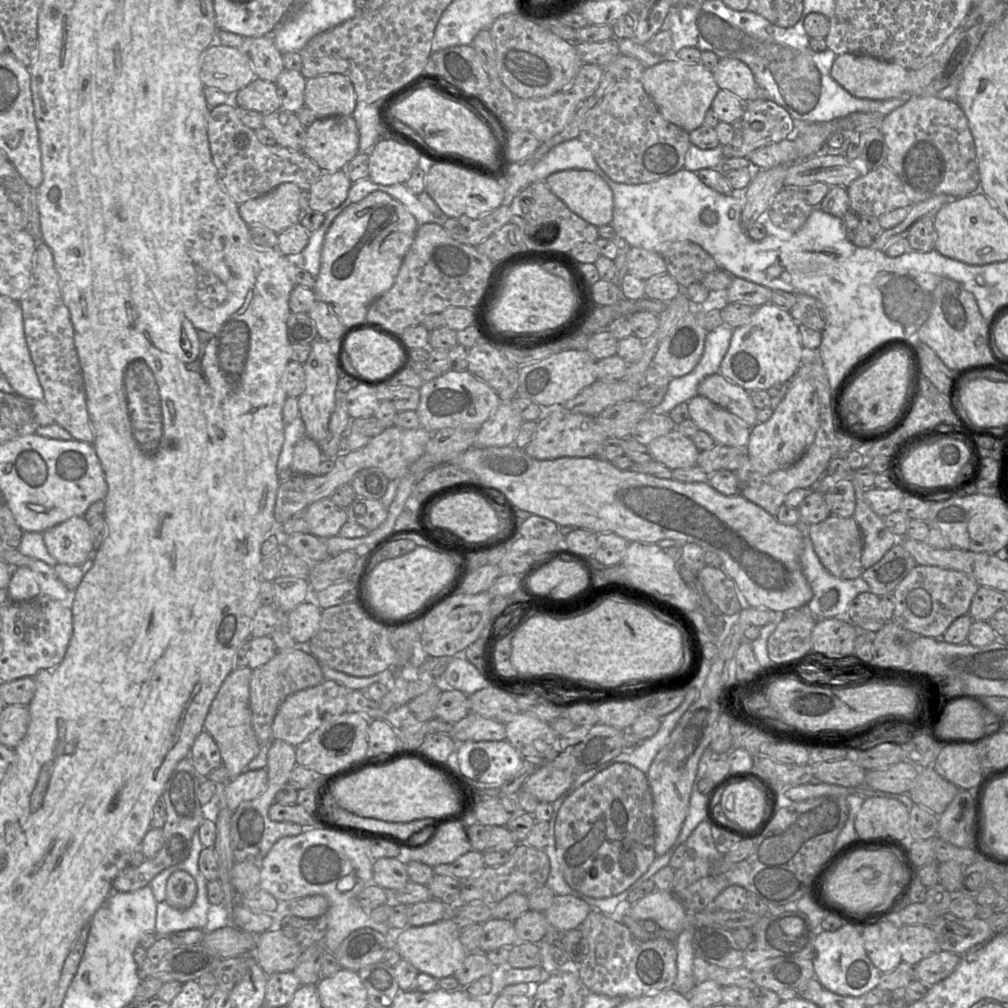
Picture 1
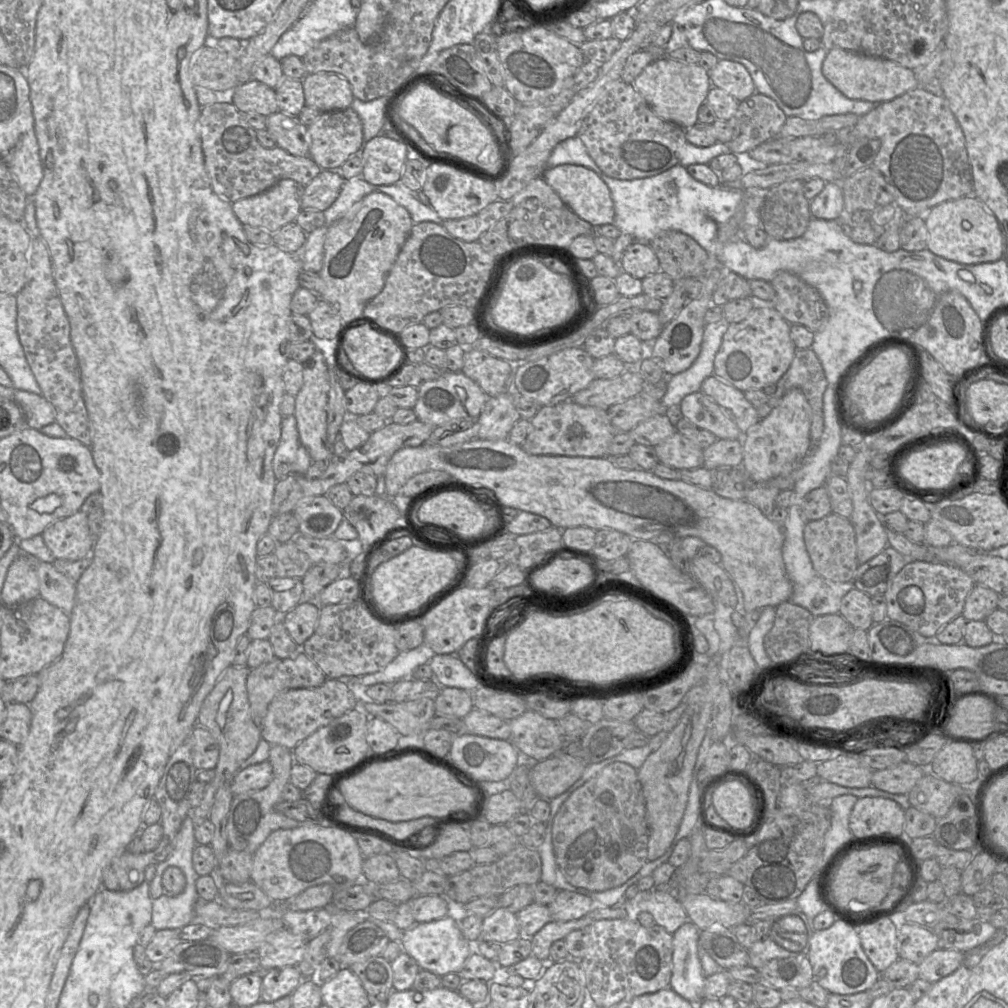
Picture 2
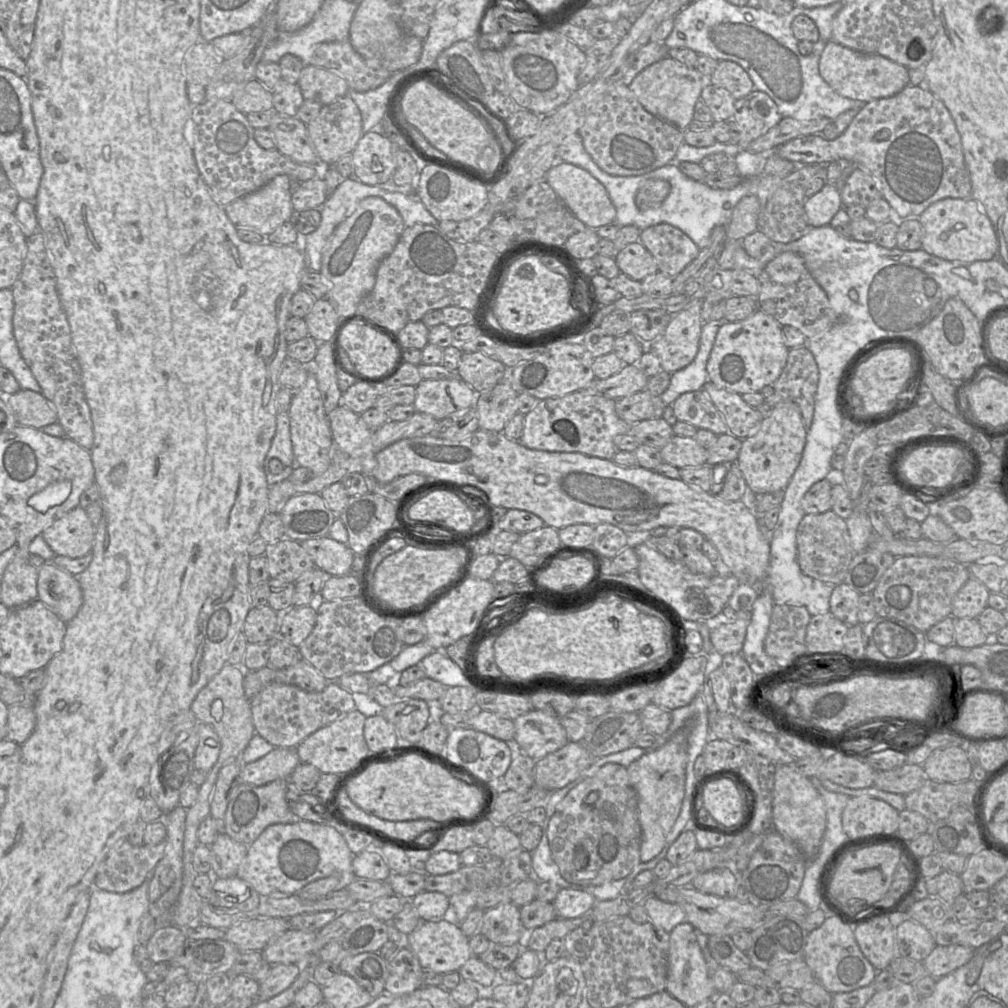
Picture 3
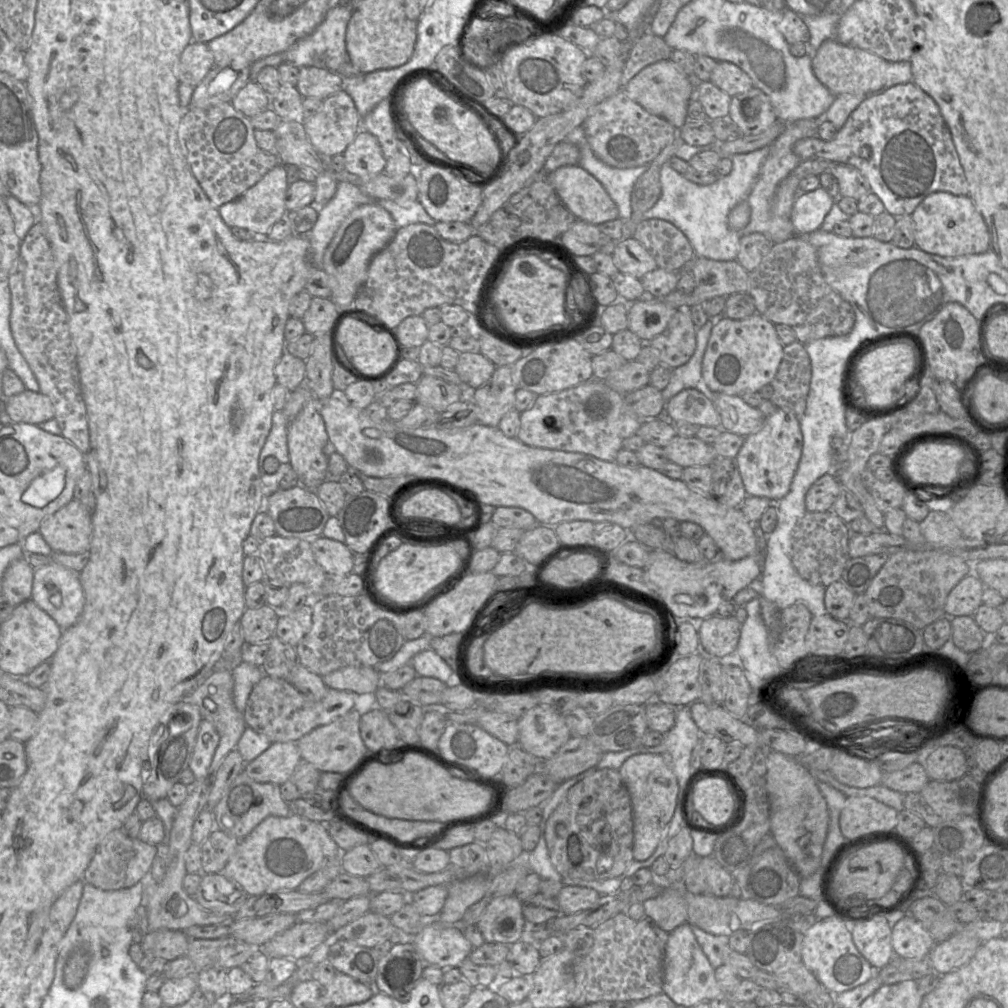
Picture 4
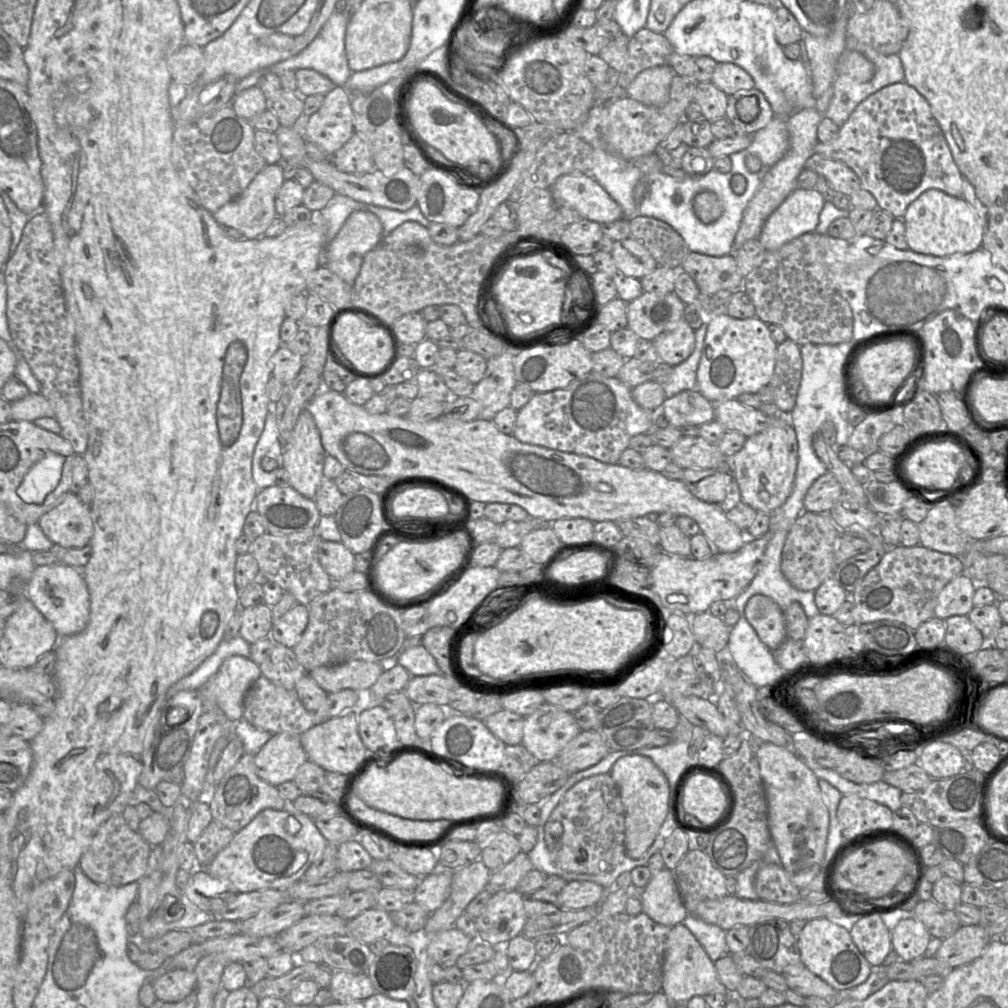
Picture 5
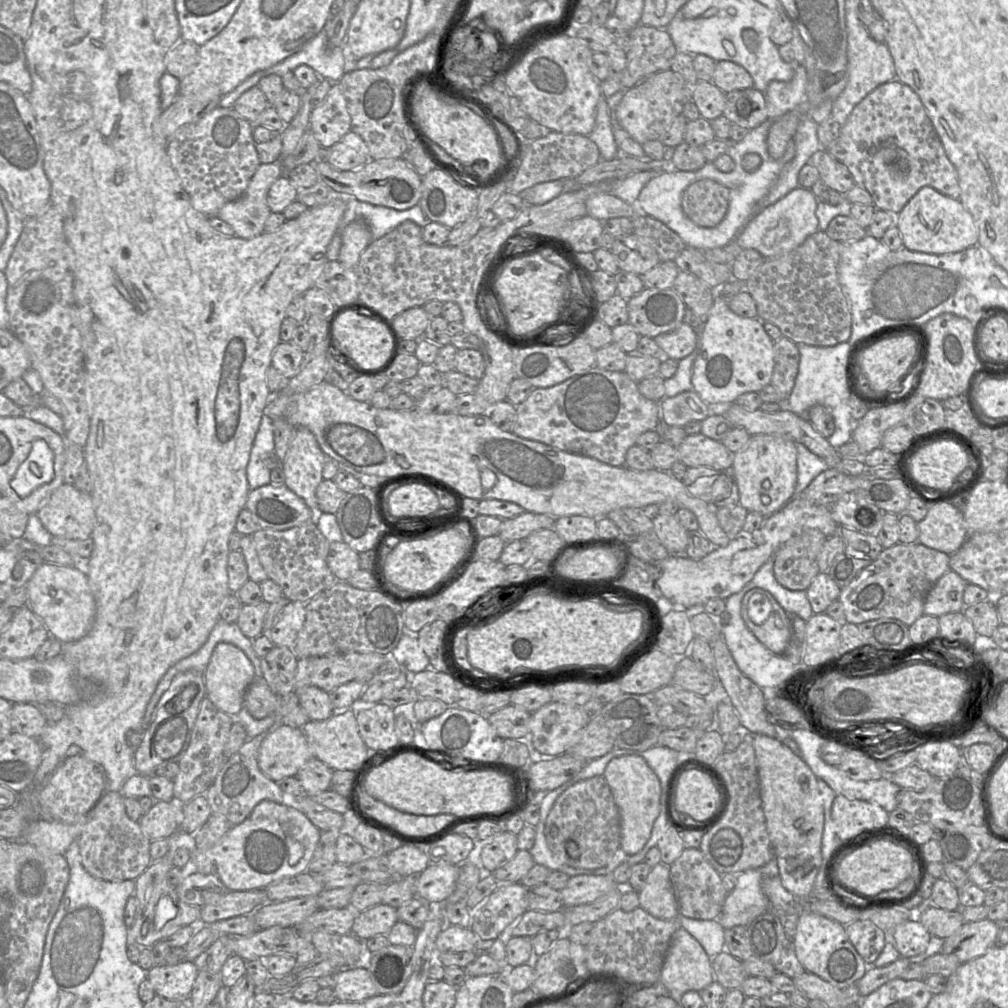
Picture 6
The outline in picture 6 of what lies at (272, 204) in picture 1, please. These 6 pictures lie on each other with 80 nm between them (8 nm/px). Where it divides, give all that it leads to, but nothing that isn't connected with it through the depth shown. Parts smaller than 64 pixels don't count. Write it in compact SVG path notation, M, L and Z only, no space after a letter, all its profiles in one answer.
M280 162L260 163L245 192L226 203L217 212L217 216L228 223L239 238L250 239L261 235L272 213L267 204L268 192L283 174Z

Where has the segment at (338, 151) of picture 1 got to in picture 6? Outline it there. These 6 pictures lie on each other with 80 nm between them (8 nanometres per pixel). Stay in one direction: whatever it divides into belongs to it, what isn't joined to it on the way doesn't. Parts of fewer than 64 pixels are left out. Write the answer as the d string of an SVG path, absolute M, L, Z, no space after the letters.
M332 84L322 105L312 110L309 129L322 148L328 149L351 131L351 117L340 84Z

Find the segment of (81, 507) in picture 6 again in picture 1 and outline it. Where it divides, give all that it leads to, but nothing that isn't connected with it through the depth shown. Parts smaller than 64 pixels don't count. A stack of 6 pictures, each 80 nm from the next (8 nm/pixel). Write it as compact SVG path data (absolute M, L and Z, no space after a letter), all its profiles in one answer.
M74 516L43 533L49 554L58 563L80 565L94 553L90 524L84 516Z

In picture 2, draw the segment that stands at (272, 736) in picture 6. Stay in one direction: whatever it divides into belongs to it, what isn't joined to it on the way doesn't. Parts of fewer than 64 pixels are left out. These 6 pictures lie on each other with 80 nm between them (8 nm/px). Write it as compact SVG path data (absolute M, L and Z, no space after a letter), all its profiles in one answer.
M268 760L240 768L232 779L231 792L235 796L261 790L270 784L272 777L273 768Z

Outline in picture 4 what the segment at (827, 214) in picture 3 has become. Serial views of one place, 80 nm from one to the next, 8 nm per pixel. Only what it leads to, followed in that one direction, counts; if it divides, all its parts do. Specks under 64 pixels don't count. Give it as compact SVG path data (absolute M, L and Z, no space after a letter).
M822 187L799 193L791 211L796 235L808 236L819 230L832 205L832 197Z

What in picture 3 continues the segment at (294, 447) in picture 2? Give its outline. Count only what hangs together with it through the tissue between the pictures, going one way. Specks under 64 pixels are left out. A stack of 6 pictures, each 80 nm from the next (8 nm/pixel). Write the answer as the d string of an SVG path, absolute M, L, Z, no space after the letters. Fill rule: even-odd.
M278 413L275 436L264 460L264 471L269 486L289 479L295 465L290 431L290 418L288 413ZM272 458L280 459L286 466L280 474L272 474L270 472L269 462Z

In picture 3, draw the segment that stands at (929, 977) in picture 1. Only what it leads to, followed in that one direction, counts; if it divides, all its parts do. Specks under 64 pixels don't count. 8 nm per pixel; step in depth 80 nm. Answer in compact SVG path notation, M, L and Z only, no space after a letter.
M960 944L937 945L923 960L927 972L936 979L946 976L973 958L975 949Z

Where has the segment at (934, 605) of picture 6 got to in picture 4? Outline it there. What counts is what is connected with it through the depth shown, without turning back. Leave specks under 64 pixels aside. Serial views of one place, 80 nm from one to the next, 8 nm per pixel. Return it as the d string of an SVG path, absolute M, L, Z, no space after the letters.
M974 573L965 576L947 596L946 616L973 616L982 604L984 588L984 583Z

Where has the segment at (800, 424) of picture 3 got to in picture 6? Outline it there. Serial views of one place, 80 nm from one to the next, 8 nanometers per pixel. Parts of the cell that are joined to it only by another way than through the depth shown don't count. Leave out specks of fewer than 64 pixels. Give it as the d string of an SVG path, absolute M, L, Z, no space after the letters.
M753 435L747 445L733 455L731 474L738 486L739 504L748 512L769 517L794 497L797 484L796 444L777 435Z

